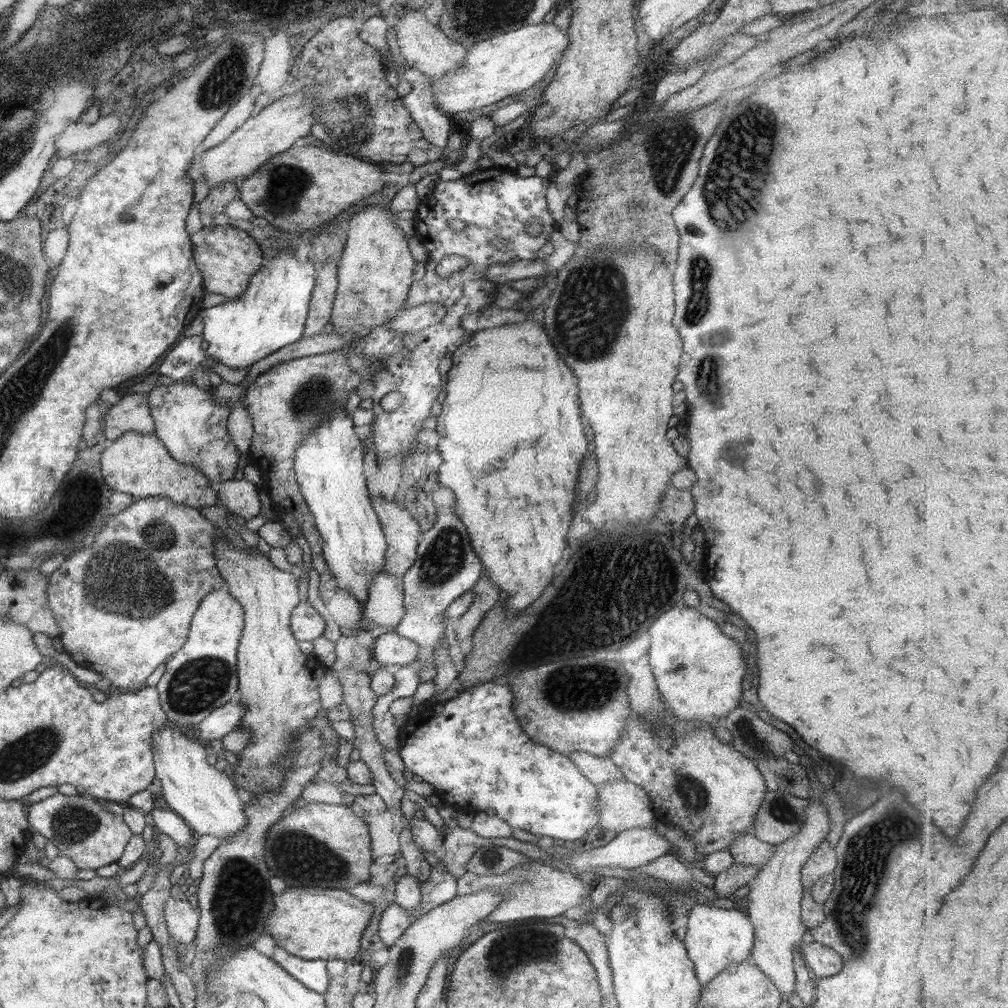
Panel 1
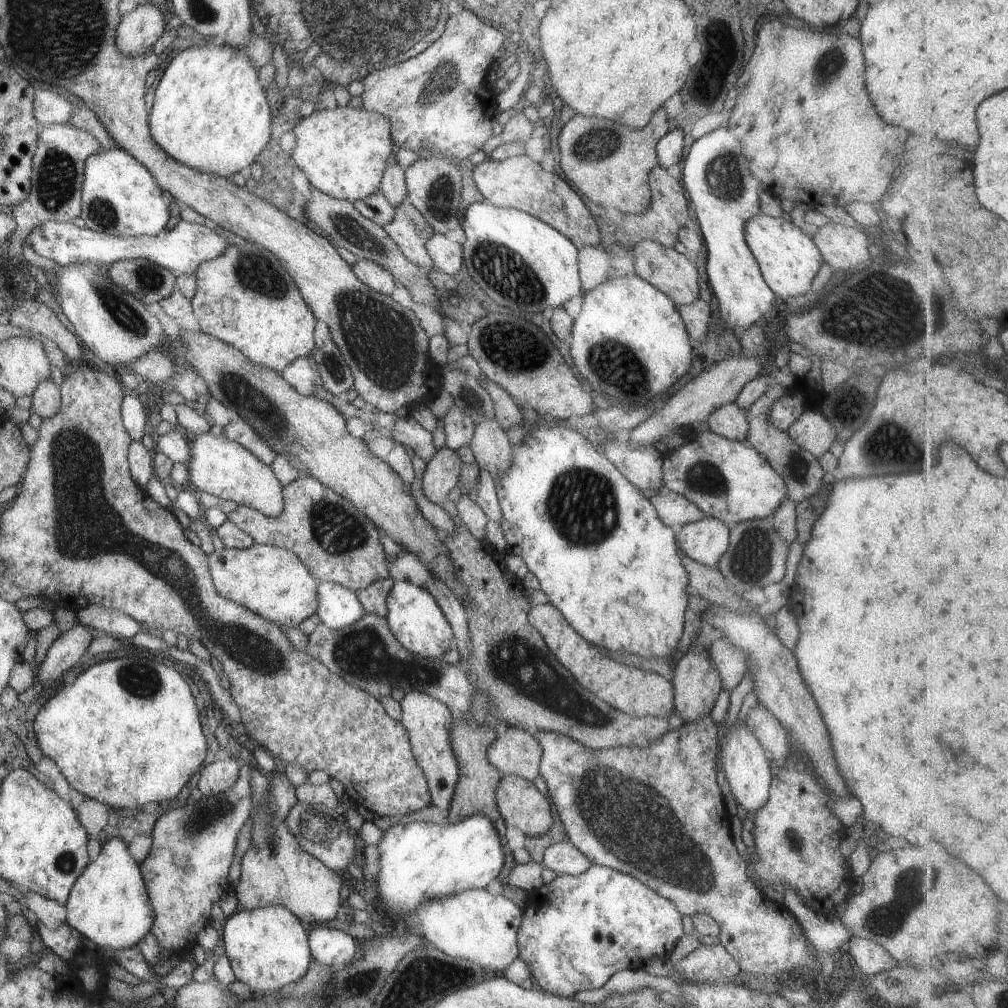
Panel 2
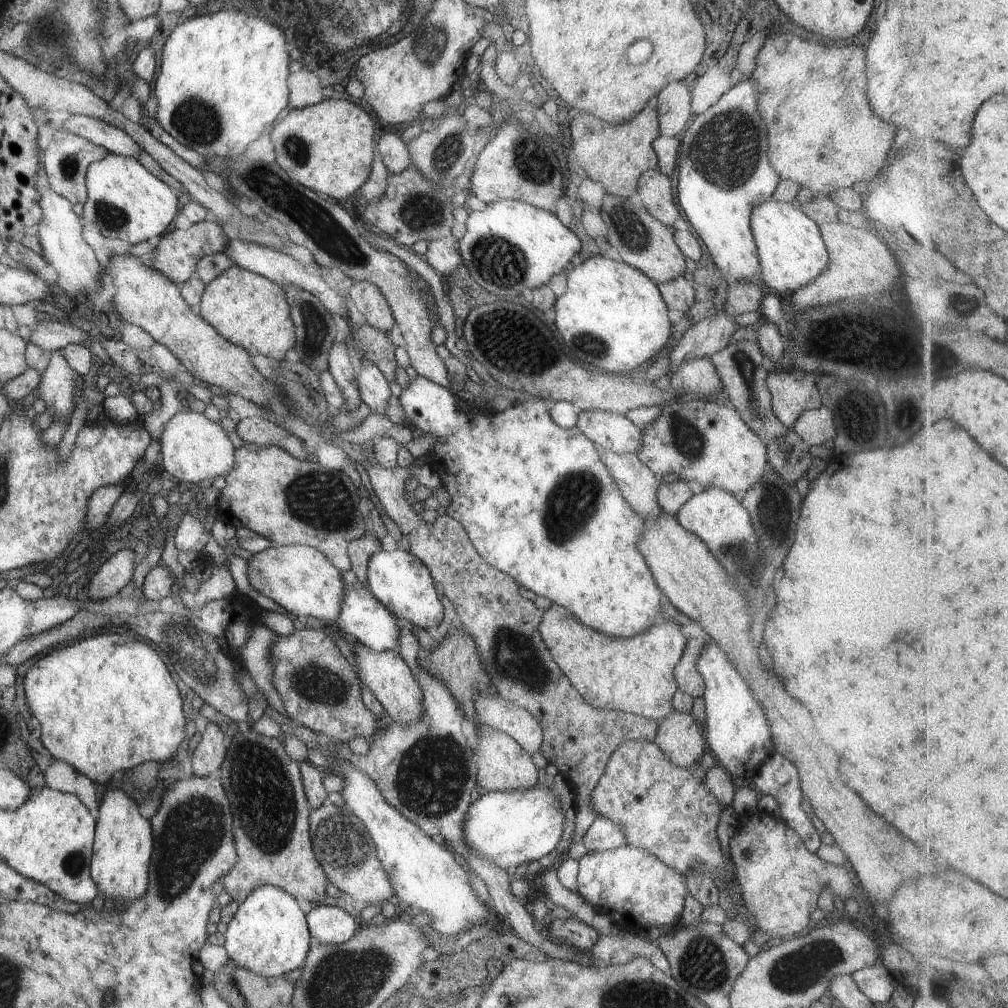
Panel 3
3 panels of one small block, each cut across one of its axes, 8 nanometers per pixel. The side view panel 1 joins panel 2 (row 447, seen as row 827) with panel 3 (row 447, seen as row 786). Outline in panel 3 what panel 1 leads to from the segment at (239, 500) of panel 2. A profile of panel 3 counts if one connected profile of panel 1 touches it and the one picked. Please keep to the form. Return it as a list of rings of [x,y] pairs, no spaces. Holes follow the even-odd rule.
[[[182,398],[181,410],[164,424],[159,446],[159,464],[179,483],[197,484],[205,478],[211,480],[220,474],[226,475],[234,465],[235,449],[219,423],[188,409]]]

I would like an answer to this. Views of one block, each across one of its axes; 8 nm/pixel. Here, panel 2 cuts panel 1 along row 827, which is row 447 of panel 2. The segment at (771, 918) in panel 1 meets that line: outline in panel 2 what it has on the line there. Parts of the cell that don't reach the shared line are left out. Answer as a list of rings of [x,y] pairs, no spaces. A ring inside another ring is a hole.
[[[816,407],[803,411],[785,431],[791,442],[814,457],[825,454],[835,440],[834,428]]]

